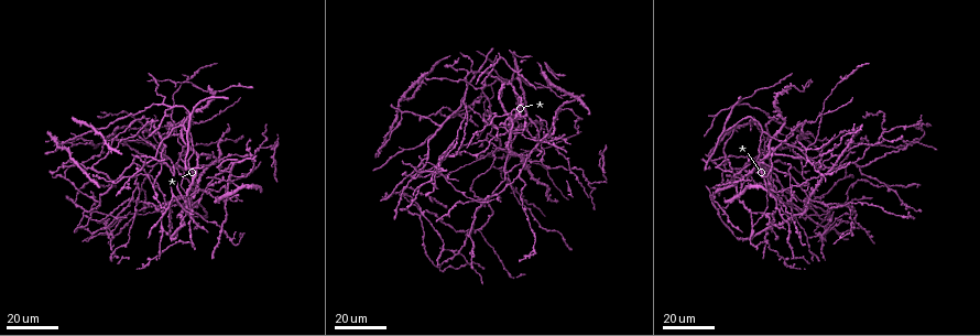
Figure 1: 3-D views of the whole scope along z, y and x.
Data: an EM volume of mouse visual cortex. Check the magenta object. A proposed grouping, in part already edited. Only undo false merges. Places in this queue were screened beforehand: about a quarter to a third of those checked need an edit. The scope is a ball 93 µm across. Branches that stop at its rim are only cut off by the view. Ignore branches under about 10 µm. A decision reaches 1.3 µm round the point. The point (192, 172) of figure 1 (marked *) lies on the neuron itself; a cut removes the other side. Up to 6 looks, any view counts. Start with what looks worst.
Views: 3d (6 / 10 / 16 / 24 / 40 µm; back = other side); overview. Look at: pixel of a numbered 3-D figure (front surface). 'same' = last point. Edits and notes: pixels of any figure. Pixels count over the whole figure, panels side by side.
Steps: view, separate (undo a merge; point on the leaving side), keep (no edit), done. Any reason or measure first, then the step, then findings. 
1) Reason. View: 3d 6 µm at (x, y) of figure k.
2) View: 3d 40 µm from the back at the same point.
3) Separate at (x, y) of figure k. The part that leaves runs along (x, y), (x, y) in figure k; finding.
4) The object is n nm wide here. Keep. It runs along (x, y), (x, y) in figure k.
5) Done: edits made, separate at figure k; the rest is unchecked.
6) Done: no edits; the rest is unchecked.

View: 3d 24 µm at (763, 213) of figure 1.

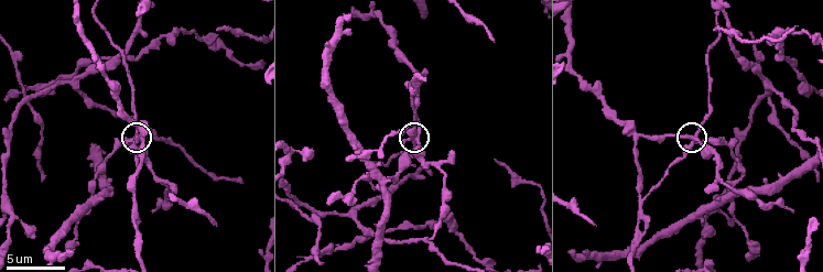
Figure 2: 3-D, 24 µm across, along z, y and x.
Zoom in. View: 3d 6 µm at (131, 142) of figure 2.

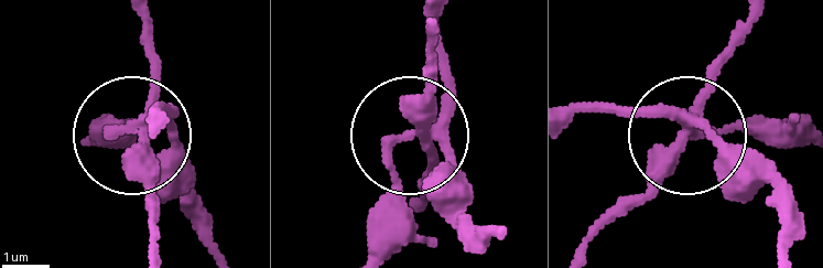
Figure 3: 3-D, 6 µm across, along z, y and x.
The object is 310 nm wide here. Keep. It runs along (159, 105), (139, 129), (154, 244) in figure 3; continuous, no second neuron.

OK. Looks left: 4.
Three arms meet. View: 3d 16 µm at (152, 183) of figure 1.

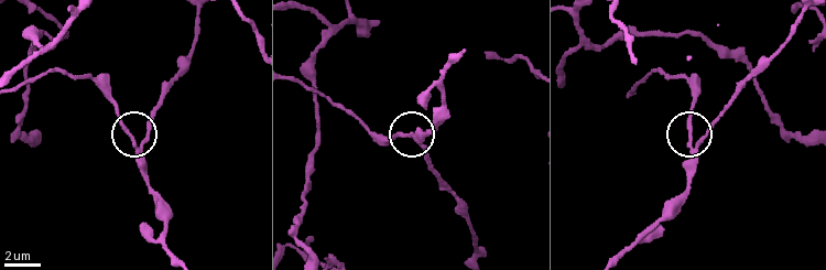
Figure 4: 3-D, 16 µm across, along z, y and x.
Zoom in. View: 3d 10 µm at (697, 149) of figure 4.

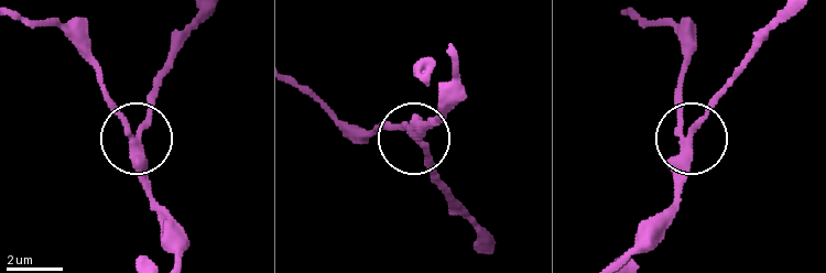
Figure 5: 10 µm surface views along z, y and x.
View: 3d 10 µm from the back at (687, 138) of figure 5.

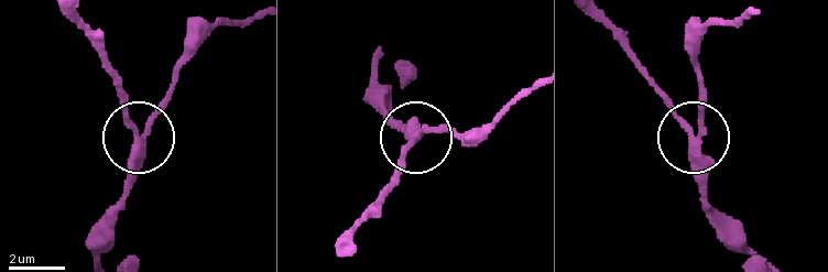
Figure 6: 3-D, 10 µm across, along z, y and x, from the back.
Keep. It runs along (740, 18), (711, 25), (697, 51), (690, 151), (705, 205) in figure 6; all the same neuron.

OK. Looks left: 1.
A fork. View: 3d 10 µm at (353, 214) of figure 2.

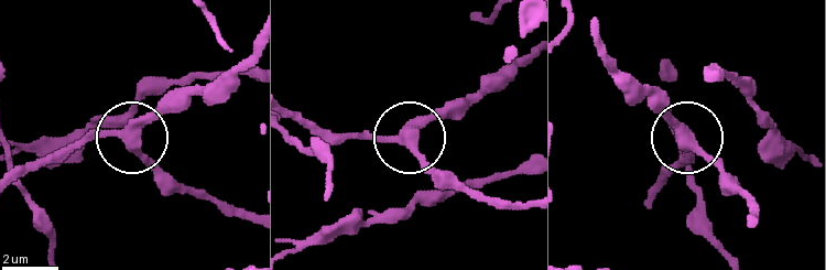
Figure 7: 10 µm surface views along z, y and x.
3 arms meet here. Keep. It runs along (252, 54), (160, 110), (131, 137), (96, 132), (62, 147) in figure 7; all the same neuron.

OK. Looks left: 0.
Done: no edits; the rest is unchecked.

